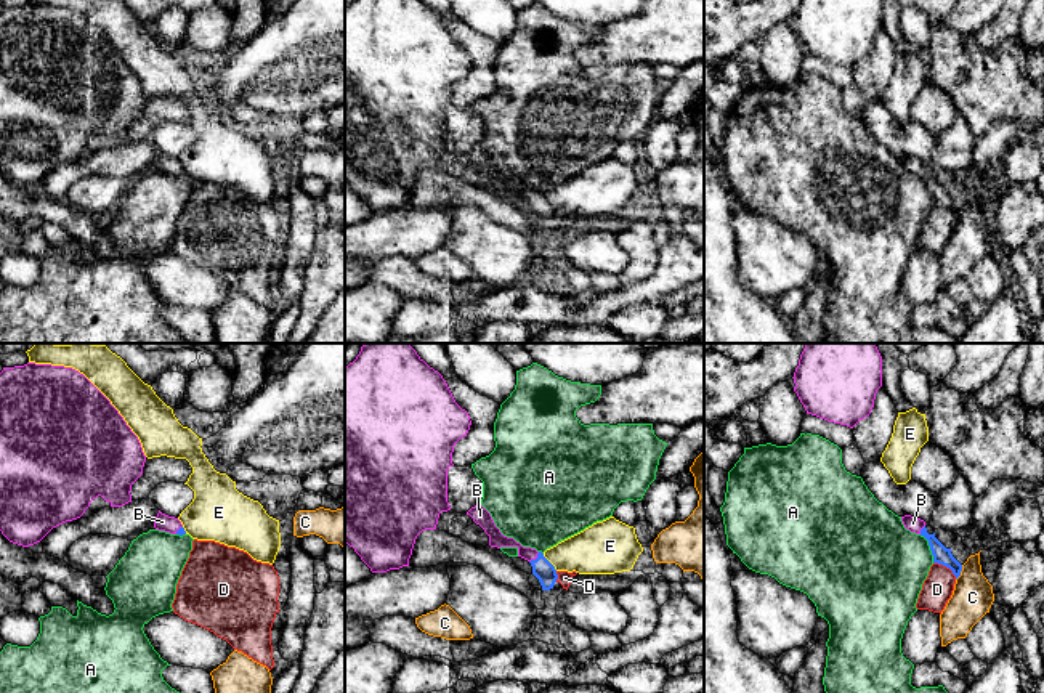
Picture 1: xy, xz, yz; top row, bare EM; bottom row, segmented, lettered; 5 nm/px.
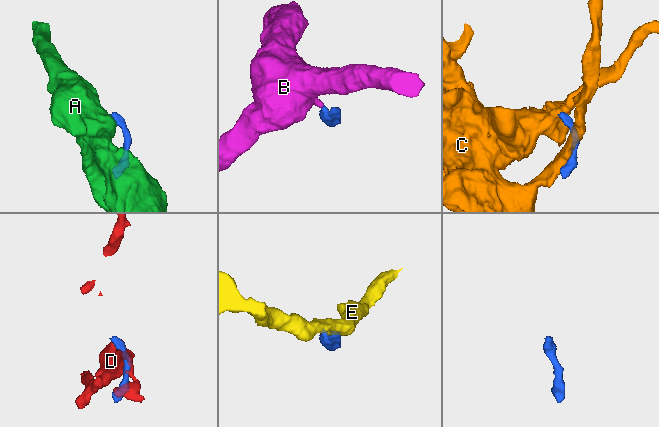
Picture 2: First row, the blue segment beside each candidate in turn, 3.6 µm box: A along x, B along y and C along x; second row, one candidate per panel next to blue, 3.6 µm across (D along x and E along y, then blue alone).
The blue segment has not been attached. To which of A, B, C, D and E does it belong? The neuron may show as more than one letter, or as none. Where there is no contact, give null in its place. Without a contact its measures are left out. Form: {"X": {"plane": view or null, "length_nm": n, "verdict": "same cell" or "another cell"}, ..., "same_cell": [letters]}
{"A": {"plane": "yz", "length_nm": 160, "verdict": "another cell"}, "B": {"plane": "xz", "length_nm": 80, "verdict": "same cell"}, "C": {"plane": "yz", "length_nm": 90, "verdict": "another cell"}, "D": {"plane": "yz", "length_nm": 150, "verdict": "another cell"}, "E": {"plane": "xz", "length_nm": 120, "verdict": "another cell"}, "same_cell": ["B"]}

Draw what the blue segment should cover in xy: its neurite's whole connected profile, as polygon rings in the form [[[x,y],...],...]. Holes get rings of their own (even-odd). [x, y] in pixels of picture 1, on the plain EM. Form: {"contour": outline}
{"contour": [[[160,151],[156,157],[154,168],[159,172],[170,173],[170,175],[180,175],[180,176],[186,175],[184,168],[178,159],[168,157],[168,156],[162,154]]]}

